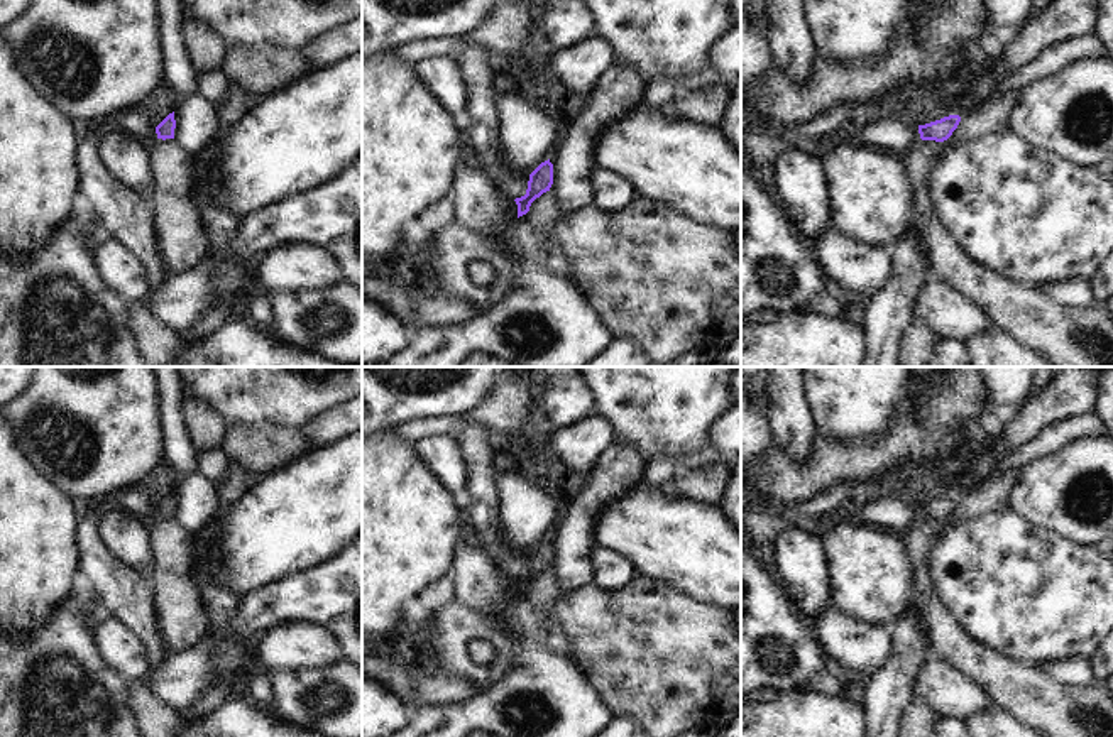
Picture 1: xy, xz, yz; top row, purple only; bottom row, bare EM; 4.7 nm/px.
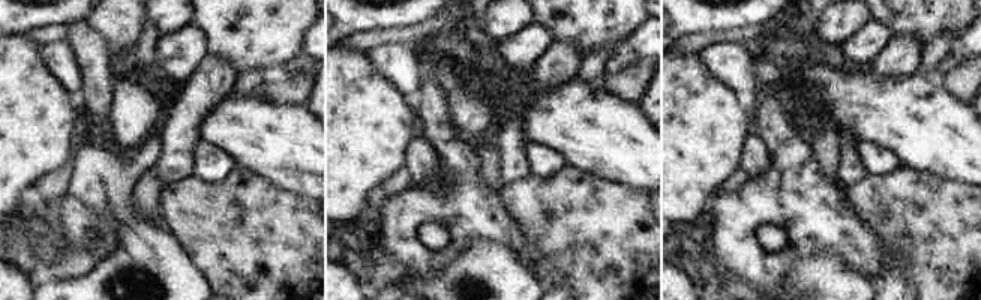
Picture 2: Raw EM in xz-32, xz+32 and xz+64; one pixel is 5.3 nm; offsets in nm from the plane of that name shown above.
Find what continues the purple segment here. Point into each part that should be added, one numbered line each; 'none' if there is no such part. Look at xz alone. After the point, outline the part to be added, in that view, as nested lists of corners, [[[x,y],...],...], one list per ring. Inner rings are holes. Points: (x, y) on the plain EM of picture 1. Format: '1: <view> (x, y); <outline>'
1: xz (481, 584); [[[463,546],[455,563],[457,603],[479,610],[487,620],[504,625],[511,634],[511,610],[518,583],[484,549]]]

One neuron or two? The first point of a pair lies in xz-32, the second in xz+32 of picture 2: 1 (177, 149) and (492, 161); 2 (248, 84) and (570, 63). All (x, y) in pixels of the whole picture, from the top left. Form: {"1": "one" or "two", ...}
{"1": "two", "2": "two"}

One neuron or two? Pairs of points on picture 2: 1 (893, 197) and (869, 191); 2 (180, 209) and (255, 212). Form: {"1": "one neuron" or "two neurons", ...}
{"1": "one neuron", "2": "one neuron"}

